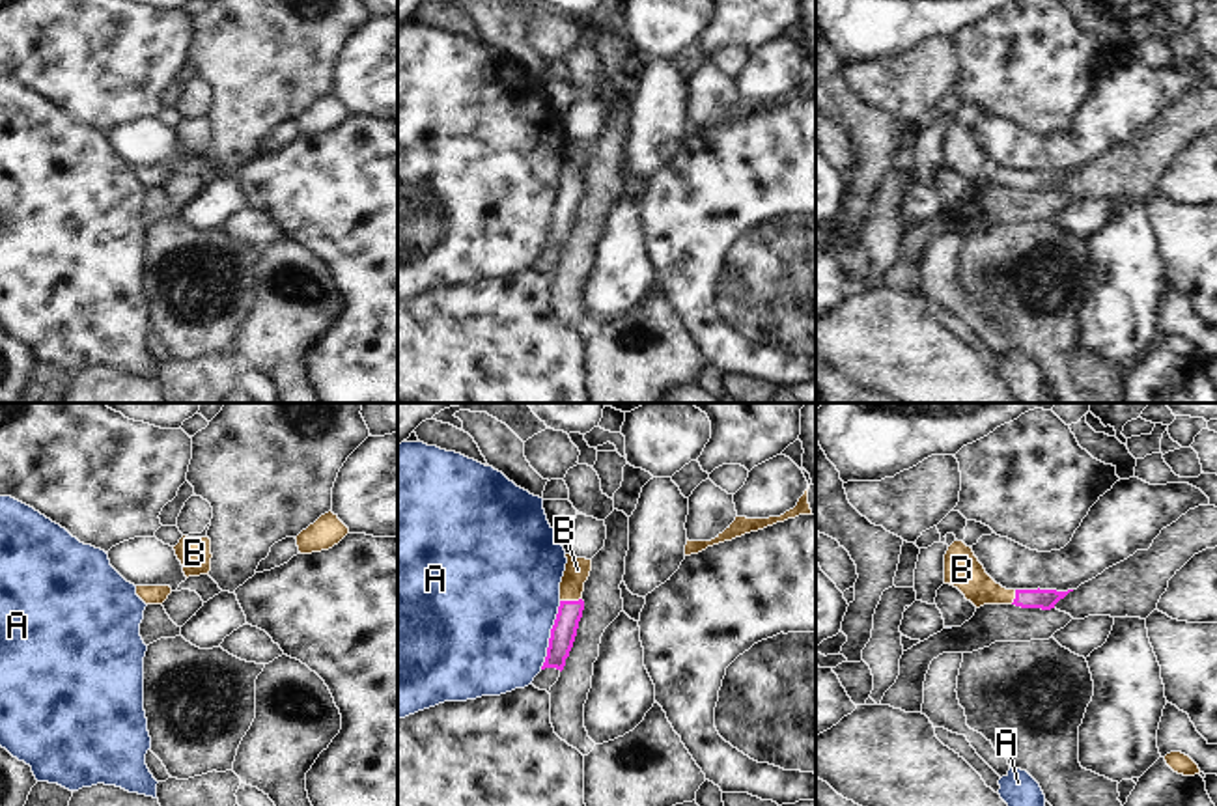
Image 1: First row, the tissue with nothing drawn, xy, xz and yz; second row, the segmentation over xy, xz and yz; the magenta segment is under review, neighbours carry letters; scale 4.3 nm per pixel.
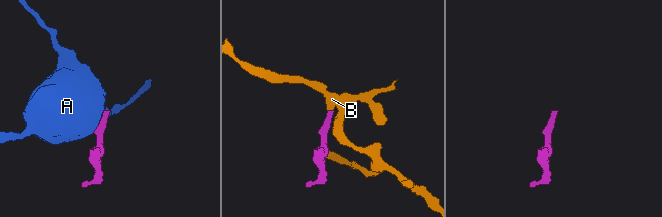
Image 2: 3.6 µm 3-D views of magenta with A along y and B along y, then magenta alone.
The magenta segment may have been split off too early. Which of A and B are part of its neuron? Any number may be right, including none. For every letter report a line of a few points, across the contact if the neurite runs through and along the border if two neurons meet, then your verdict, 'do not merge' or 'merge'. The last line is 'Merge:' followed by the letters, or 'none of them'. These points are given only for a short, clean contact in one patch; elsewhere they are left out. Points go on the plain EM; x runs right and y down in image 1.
A: line xz (560, 183), (547, 237), (540, 250); do not merge
B: line xz (562, 217), (570, 196), (570, 183), (577, 152); merge
Merge: B

